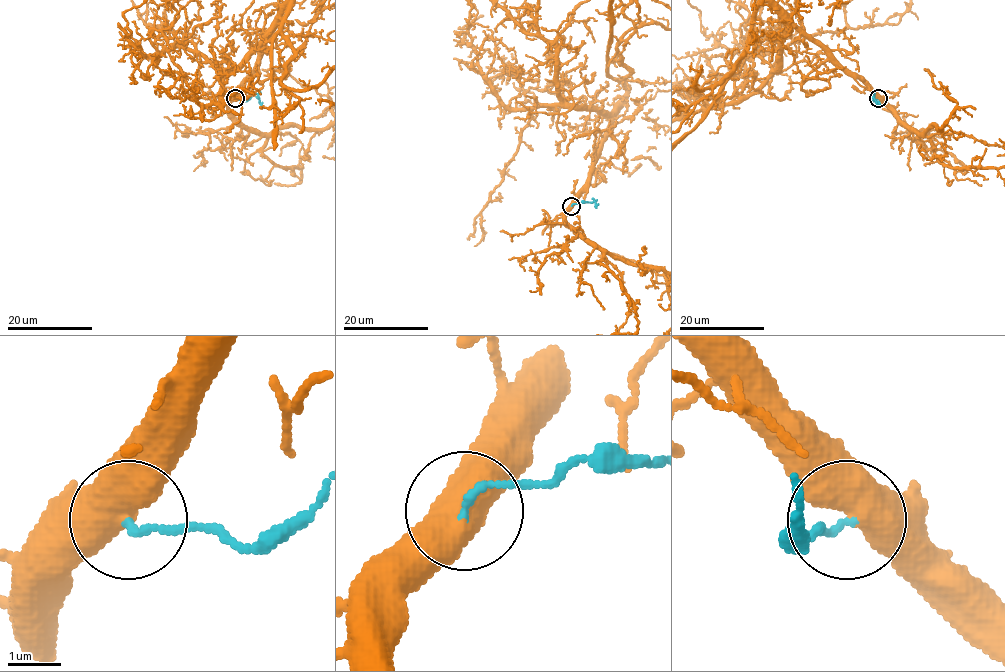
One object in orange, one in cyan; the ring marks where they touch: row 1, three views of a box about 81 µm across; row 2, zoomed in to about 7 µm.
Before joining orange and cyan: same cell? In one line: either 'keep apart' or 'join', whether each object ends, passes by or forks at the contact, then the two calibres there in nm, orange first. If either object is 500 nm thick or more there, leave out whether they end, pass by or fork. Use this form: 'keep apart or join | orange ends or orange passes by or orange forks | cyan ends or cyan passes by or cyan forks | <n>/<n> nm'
join | 500/120 nm

